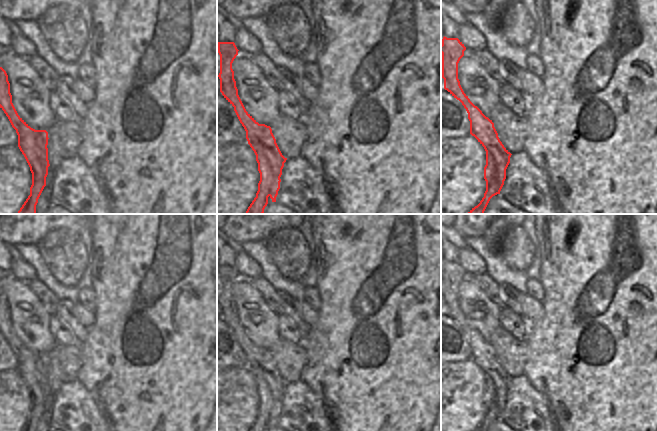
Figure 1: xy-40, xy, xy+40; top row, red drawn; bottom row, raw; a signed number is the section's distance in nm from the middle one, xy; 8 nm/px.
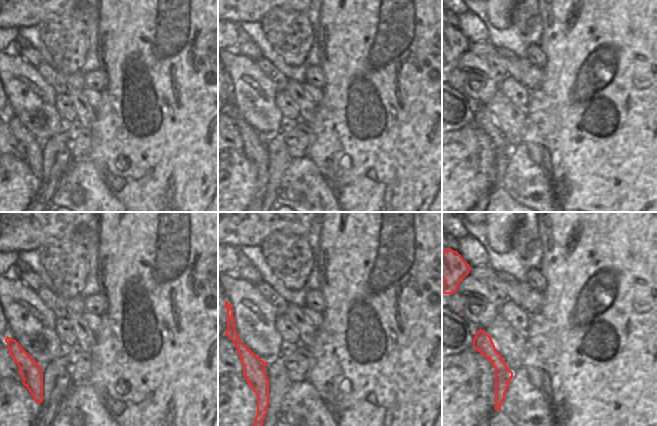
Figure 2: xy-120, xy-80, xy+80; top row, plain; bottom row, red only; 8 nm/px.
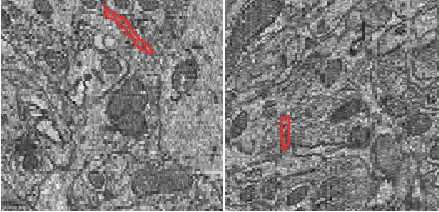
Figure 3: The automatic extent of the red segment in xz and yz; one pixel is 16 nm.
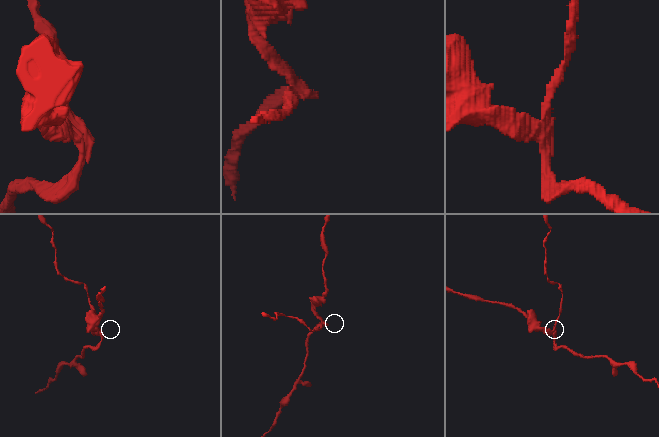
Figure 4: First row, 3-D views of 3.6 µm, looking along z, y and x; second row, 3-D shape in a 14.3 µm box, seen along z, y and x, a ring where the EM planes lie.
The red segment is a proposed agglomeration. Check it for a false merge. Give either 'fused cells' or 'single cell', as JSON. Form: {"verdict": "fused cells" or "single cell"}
{"verdict": "fused cells"}

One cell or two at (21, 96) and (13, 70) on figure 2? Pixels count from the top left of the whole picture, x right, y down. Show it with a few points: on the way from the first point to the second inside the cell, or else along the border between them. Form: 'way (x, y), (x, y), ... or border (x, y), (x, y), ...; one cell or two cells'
way (20, 90), (20, 85), (12, 76); one cell

